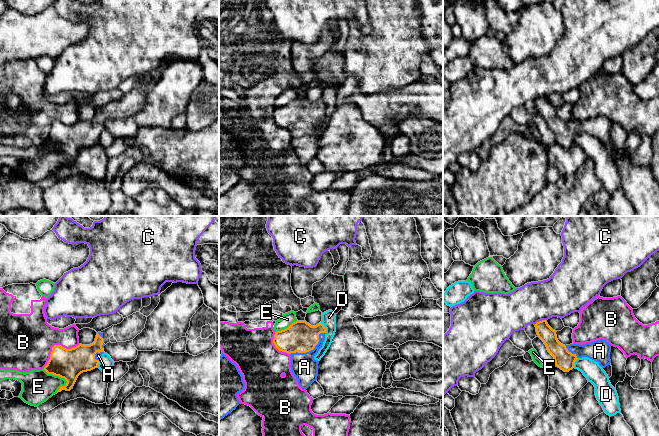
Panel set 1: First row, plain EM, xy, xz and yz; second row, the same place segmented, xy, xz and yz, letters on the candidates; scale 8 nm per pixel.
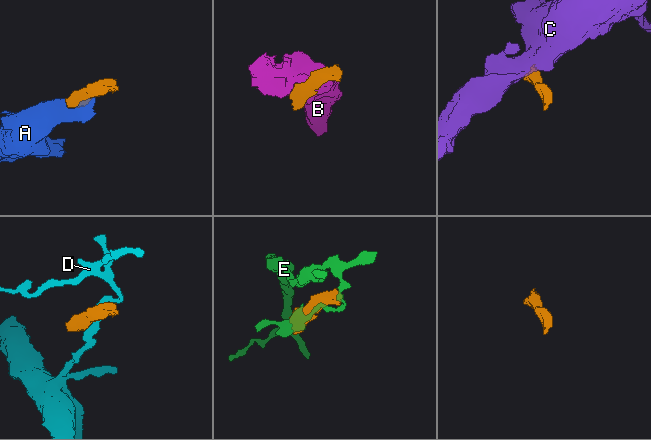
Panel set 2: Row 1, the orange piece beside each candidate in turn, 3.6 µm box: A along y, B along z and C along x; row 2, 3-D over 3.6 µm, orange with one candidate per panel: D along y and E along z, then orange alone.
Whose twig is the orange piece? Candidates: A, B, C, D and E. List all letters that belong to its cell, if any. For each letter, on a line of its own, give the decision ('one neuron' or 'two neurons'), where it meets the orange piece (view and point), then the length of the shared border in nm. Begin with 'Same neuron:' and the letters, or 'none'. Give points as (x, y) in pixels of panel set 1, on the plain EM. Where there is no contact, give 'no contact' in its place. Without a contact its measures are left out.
Same neuron: A
A: one neuron; contact xz (311, 125); length 340 nm
B: two neurons; contact xy (55, 121); length 340 nm
C: two neurons; contact yz (539, 97); length 100 nm
D: two neurons; contact yz (574, 138); length 90 nm
E: two neurons; contact xy (62, 153); length 240 nm

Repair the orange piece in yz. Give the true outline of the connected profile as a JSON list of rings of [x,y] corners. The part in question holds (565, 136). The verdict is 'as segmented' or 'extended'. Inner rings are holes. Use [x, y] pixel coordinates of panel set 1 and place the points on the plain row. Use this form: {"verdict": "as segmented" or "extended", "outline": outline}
{"verdict": "extended", "outline": [[[546,96],[535,100],[538,113],[544,118],[548,128],[554,133],[556,143],[564,148],[569,148],[574,144],[574,139],[578,134],[588,133],[596,138],[602,144],[610,141],[611,121],[603,115],[591,119],[563,121],[558,115],[555,106],[553,106]]]}

